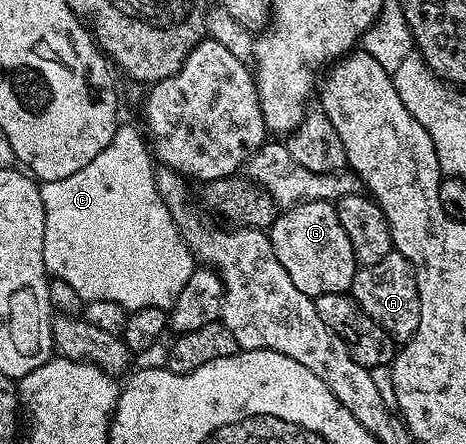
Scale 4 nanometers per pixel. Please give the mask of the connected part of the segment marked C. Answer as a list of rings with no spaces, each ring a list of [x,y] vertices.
[[[127,123],[124,127],[116,126],[113,141],[85,169],[77,169],[73,177],[43,183],[39,192],[45,205],[43,260],[48,272],[74,288],[83,300],[113,301],[128,312],[175,303],[181,289],[185,289],[188,274],[195,270],[197,259],[188,252],[187,243],[157,189],[156,174],[157,167],[144,134]]]

